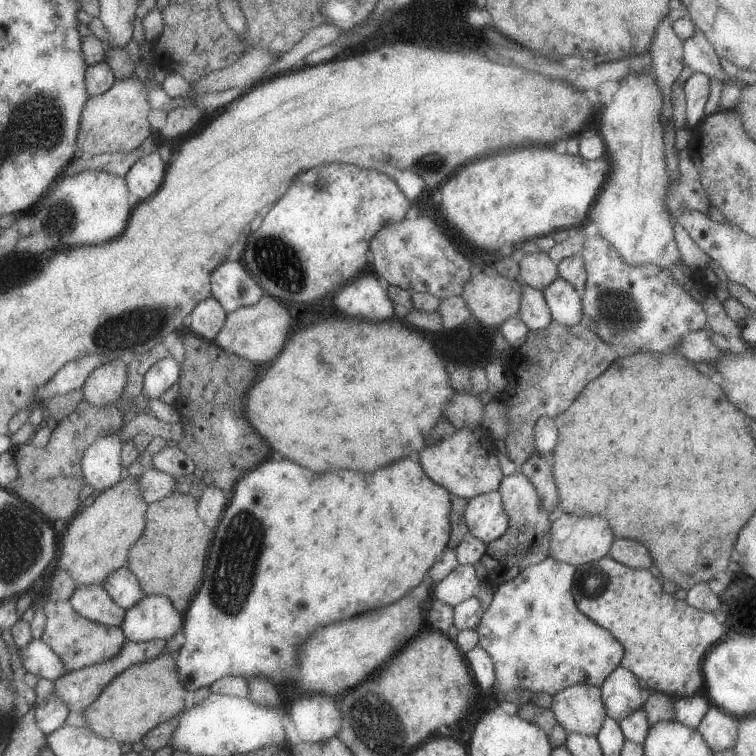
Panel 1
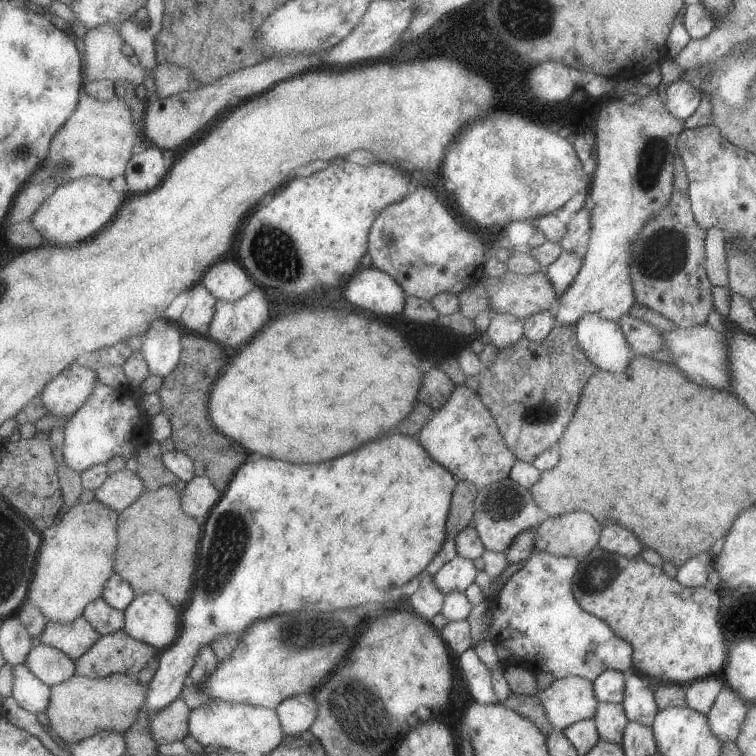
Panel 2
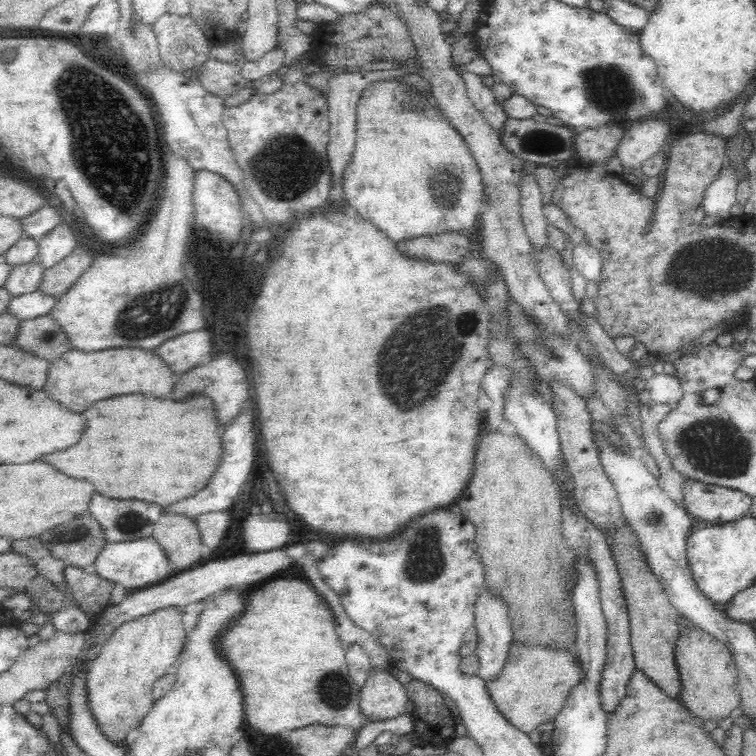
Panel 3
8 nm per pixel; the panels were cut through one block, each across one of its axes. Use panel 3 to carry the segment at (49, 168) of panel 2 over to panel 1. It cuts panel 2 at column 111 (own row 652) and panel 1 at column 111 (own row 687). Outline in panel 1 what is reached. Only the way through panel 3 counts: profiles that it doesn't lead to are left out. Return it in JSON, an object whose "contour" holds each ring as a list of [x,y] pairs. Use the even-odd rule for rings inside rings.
{"contour":[[[136,75],[117,79],[113,88],[101,96],[92,96],[82,114],[79,131],[78,155],[100,155],[113,152],[133,152],[151,137],[154,129],[149,124],[151,106],[147,101],[145,84]]]}

